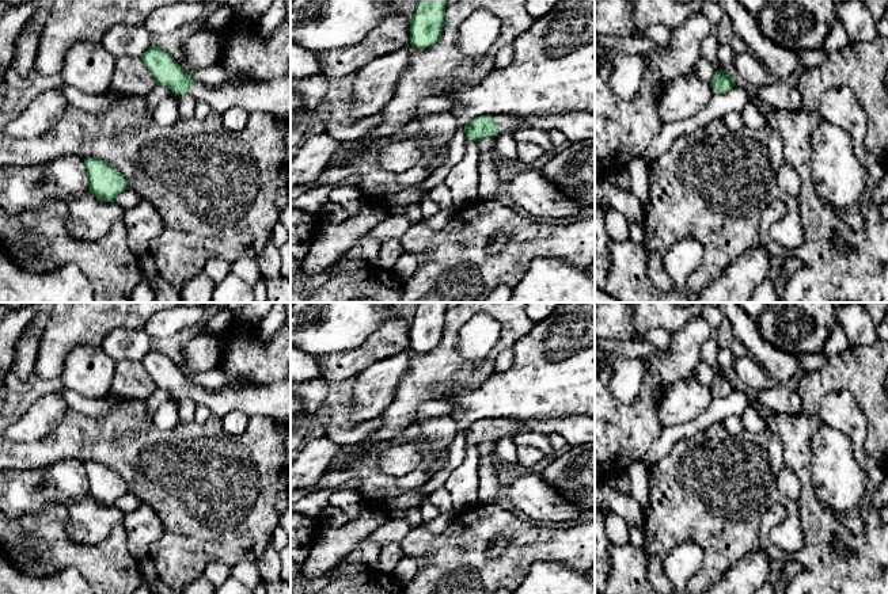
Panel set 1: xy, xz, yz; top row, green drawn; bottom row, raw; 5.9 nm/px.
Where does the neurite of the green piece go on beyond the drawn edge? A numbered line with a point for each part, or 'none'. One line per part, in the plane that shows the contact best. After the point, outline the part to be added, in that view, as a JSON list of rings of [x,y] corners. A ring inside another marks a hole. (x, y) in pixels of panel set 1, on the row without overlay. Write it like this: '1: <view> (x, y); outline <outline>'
1: xz (579, 430); outline [[[577,415],[565,418],[513,420],[509,418],[494,418],[498,427],[498,438],[516,437],[521,433],[557,433],[570,448],[595,443],[595,418]]]

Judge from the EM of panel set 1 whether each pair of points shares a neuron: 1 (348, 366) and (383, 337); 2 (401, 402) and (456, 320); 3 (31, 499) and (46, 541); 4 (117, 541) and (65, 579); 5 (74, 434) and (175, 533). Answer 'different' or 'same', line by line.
1: same
2: same
3: different
4: different
5: same

